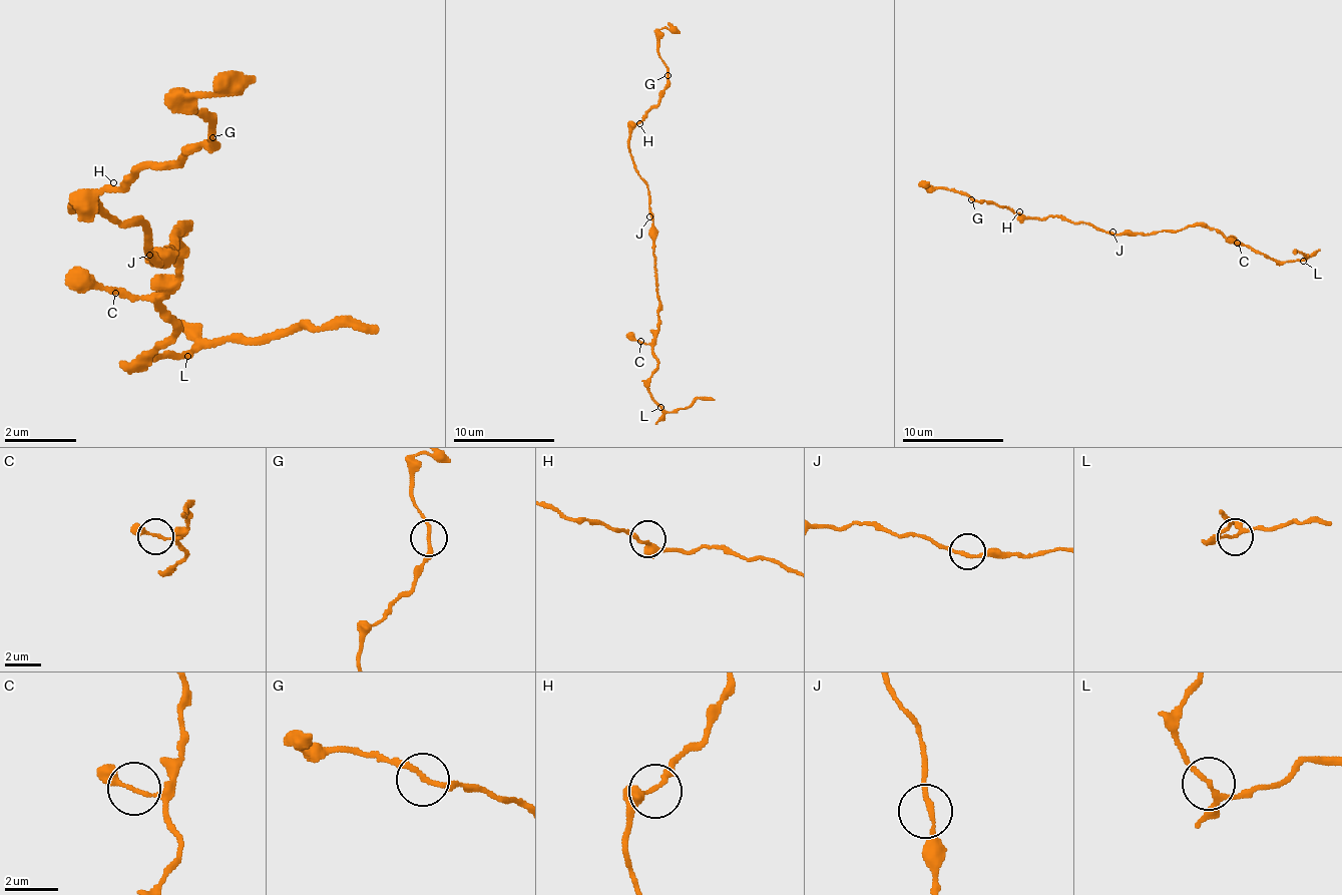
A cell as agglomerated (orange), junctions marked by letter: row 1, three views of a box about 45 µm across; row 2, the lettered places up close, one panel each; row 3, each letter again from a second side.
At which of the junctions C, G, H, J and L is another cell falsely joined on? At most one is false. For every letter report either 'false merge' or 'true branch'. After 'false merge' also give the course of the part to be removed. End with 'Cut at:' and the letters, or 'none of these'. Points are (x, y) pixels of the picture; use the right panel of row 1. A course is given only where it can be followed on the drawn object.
C: true branch
G: true branch
H: true branch
J: true branch
L: true branch
Cut at: none of these

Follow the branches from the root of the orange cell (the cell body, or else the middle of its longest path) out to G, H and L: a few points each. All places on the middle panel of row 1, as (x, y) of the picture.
G: (652, 230), (647, 183), (634, 166), (629, 151), (629, 130), (657, 103), (667, 82), (667, 75)
H: (652, 230), (647, 183), (639, 176), (629, 151), (629, 130), (639, 123)
L: (652, 230), (659, 311), (652, 348), (657, 366), (649, 379), (649, 396), (659, 406)

